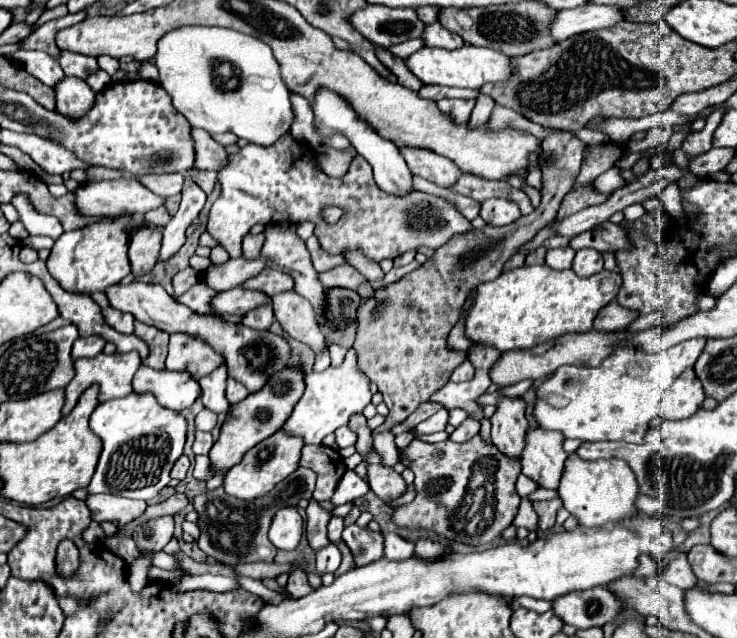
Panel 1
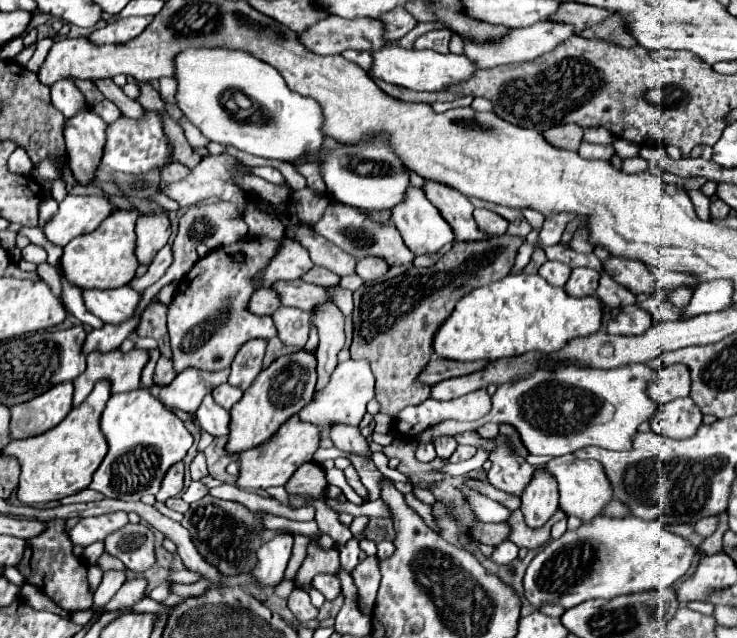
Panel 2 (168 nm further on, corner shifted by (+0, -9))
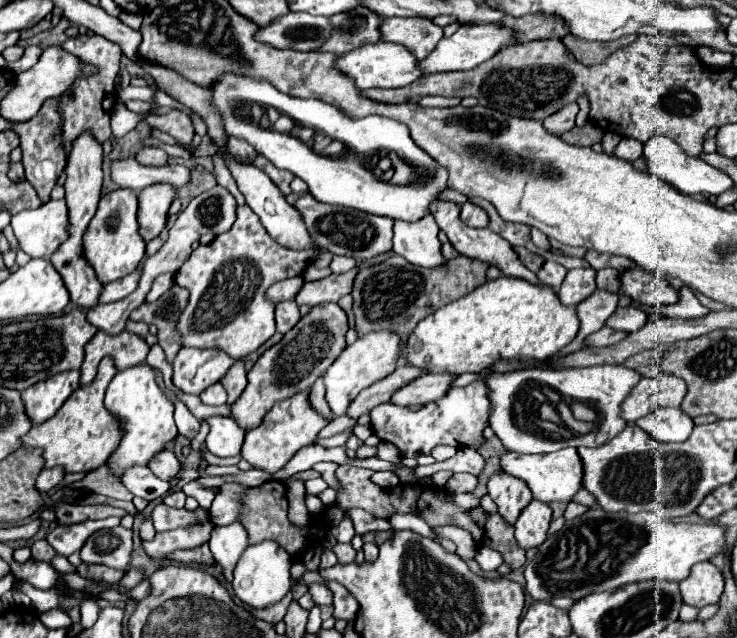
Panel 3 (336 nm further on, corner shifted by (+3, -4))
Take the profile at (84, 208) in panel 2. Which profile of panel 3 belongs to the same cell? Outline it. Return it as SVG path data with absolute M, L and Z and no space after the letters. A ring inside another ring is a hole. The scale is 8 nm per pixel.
M49 200L35 210L23 210L11 218L19 248L33 258L49 258L67 240L67 202Z

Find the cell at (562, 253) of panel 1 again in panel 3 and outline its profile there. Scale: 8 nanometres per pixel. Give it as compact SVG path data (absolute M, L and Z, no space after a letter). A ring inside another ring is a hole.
M545 262L545 264L541 266L541 270L537 272L539 282L541 282L541 284L547 284L547 286L551 286L551 288L555 288L555 290L559 290L565 274L567 274L567 270L565 270L561 264L557 264L557 262Z

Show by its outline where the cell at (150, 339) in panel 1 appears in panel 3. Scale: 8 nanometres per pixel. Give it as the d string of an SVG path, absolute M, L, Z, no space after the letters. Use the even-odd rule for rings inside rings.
M173 284L173 288L169 292L165 292L157 302L149 304L143 302L135 312L131 312L131 320L133 322L145 322L145 324L153 324L157 326L157 340L159 346L165 350L167 362L173 364L181 344L179 344L179 334L175 330L175 322L181 314L181 310L187 304L187 290Z

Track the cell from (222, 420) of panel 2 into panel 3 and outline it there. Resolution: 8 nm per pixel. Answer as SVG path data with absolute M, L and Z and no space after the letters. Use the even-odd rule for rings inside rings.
M209 416L205 418L205 422L209 424L205 444L211 454L237 456L241 452L245 430L231 416Z

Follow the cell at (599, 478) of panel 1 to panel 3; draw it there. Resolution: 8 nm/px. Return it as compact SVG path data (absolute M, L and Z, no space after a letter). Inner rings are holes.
M563 448L551 454L517 454L507 452L501 456L501 468L515 478L529 484L533 496L543 502L571 502L583 486L583 462L579 460L577 448Z

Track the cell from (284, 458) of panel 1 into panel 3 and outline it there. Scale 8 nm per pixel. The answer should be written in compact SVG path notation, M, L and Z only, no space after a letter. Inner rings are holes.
M307 392L295 394L289 400L275 404L261 426L257 426L255 430L249 430L241 448L241 456L257 470L263 470L267 474L275 474L277 470L281 470L293 456L297 450L301 450L307 444L313 444L317 440L317 434L327 426L327 420L323 416L319 416L307 402Z

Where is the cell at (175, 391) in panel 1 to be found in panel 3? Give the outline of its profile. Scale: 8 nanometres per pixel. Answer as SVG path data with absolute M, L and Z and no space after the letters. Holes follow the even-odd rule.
M181 348L175 362L173 362L173 384L185 394L199 396L205 388L219 382L227 370L233 366L233 358L229 358L223 350L197 350L197 348Z

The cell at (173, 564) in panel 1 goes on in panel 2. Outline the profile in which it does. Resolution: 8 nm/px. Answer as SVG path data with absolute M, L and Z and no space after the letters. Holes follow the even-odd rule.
M124 511L98 515L98 517L86 517L86 519L80 519L74 529L70 529L68 537L72 545L88 547L94 541L106 539L114 529L122 529L122 525L126 523L128 523L128 515Z

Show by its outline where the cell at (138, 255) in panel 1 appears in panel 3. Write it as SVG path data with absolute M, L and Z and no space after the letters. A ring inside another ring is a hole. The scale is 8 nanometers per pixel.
M155 184L139 192L139 234L145 242L151 242L161 234L167 224L167 210L175 198L175 188L167 184Z

